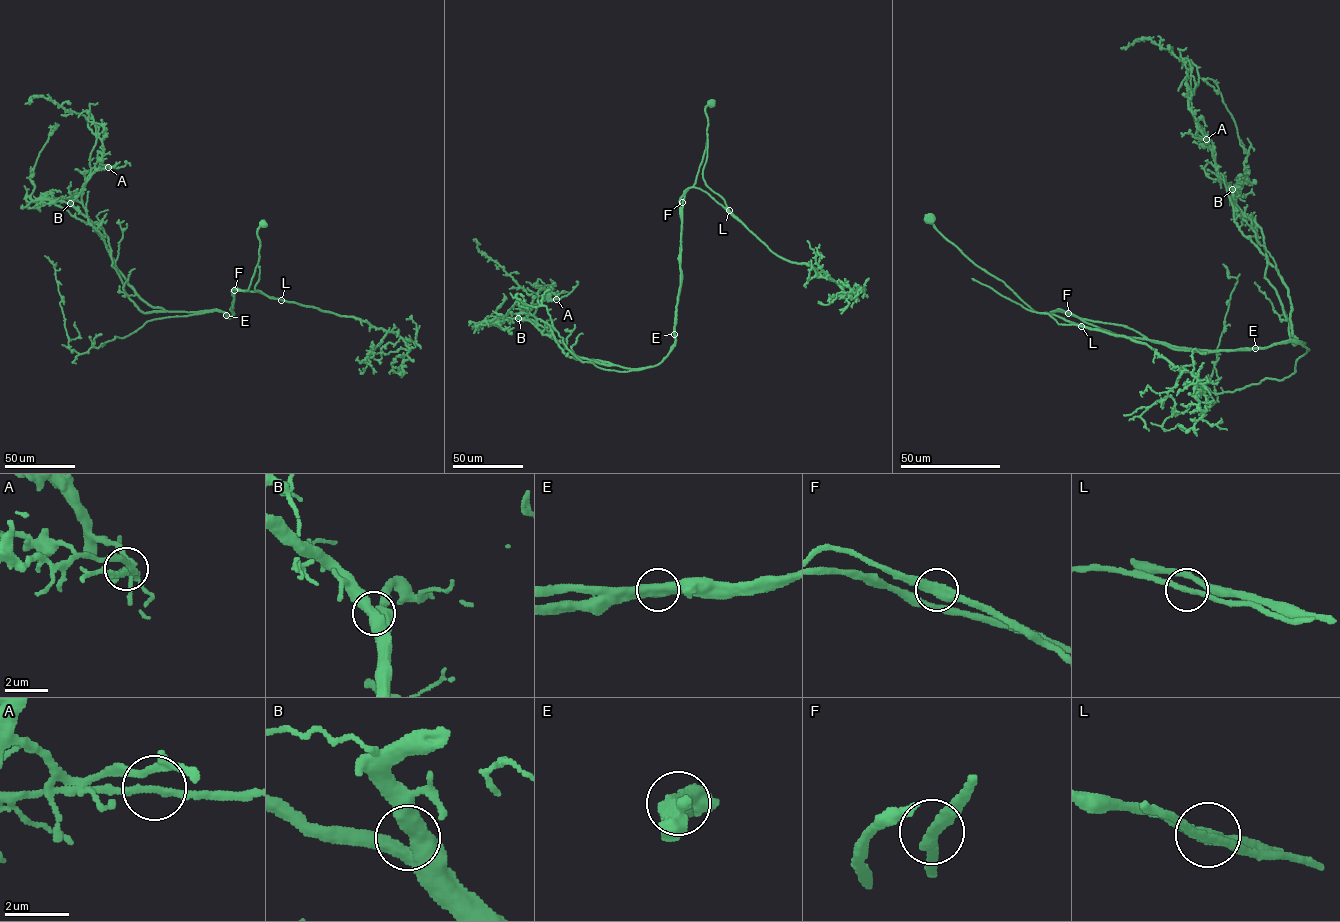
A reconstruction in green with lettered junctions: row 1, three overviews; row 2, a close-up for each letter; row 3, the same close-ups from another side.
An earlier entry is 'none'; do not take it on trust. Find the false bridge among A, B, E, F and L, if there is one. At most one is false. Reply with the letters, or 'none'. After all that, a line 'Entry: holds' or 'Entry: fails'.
E
Entry: fails

